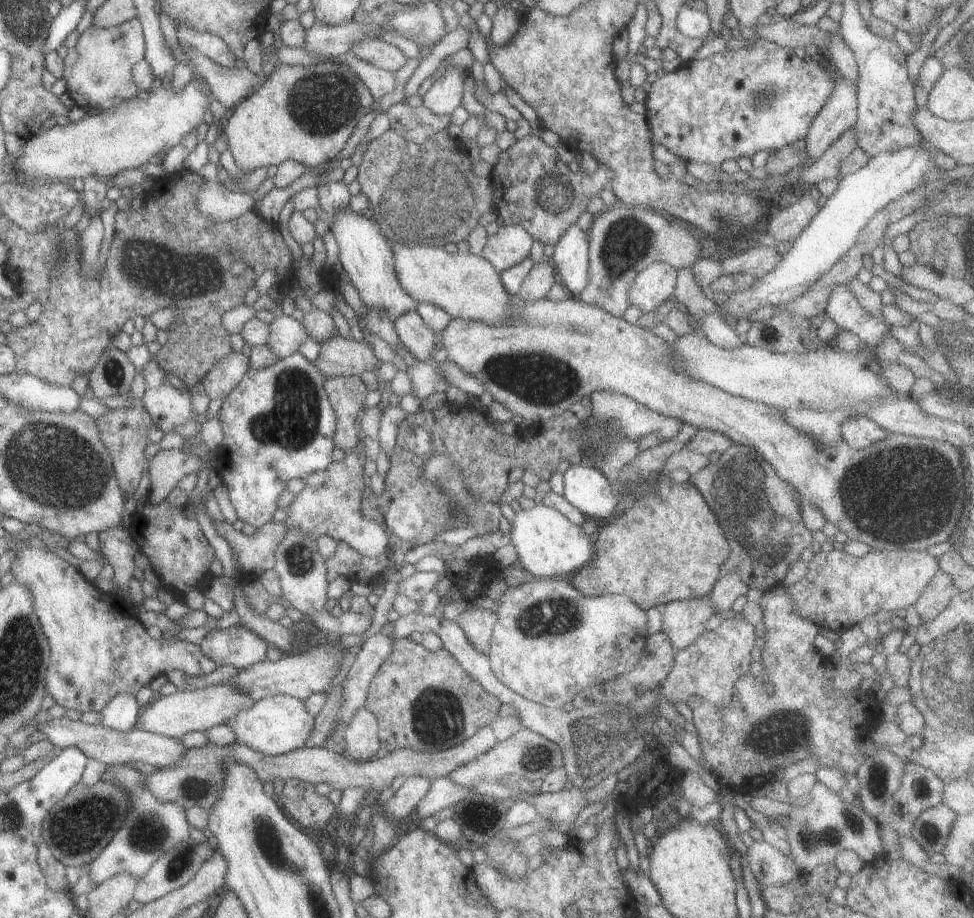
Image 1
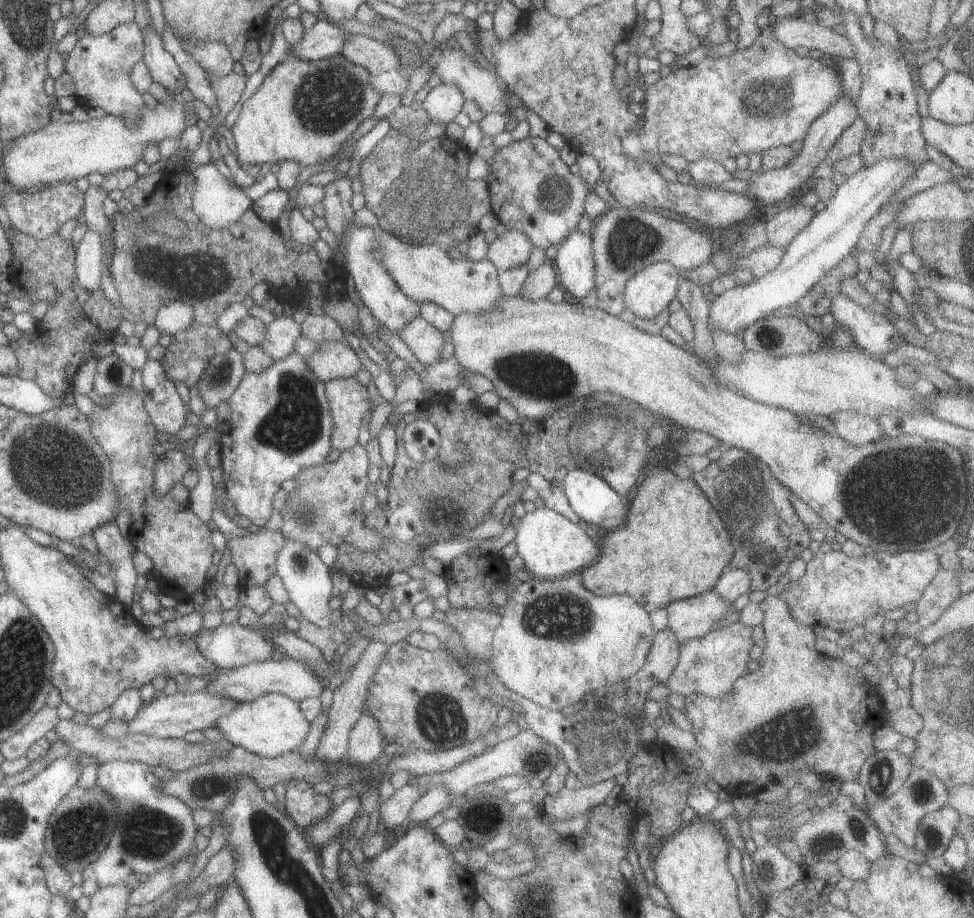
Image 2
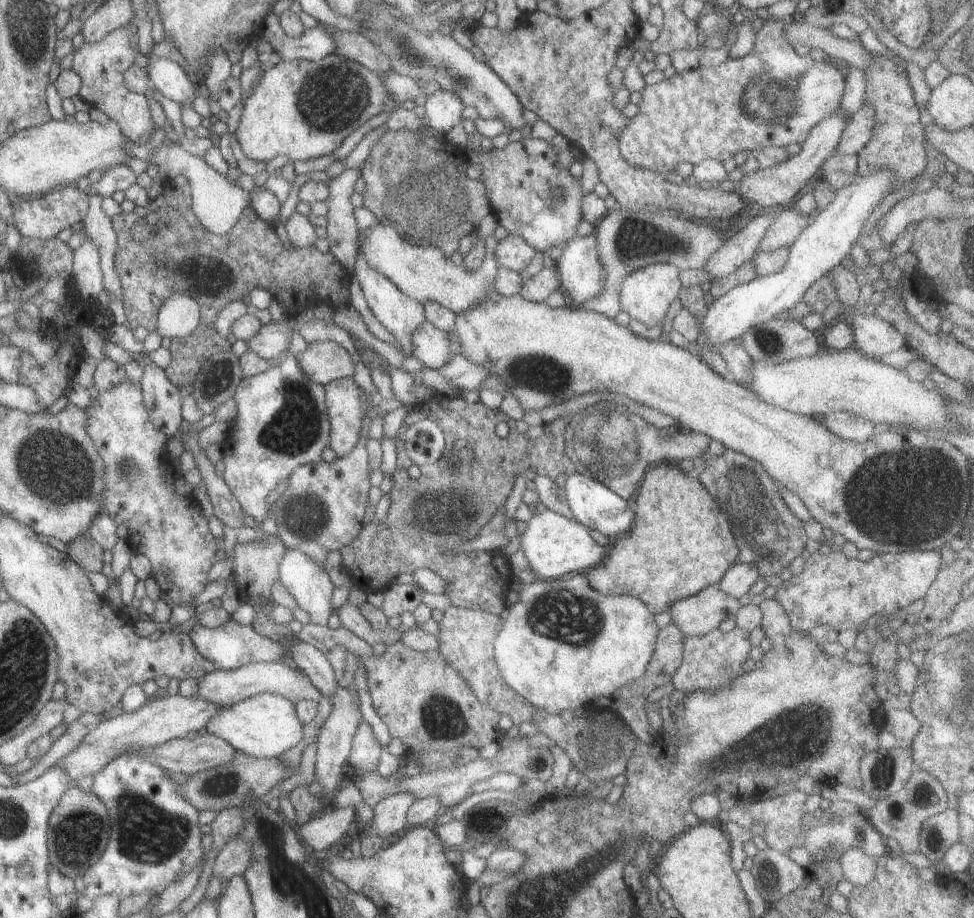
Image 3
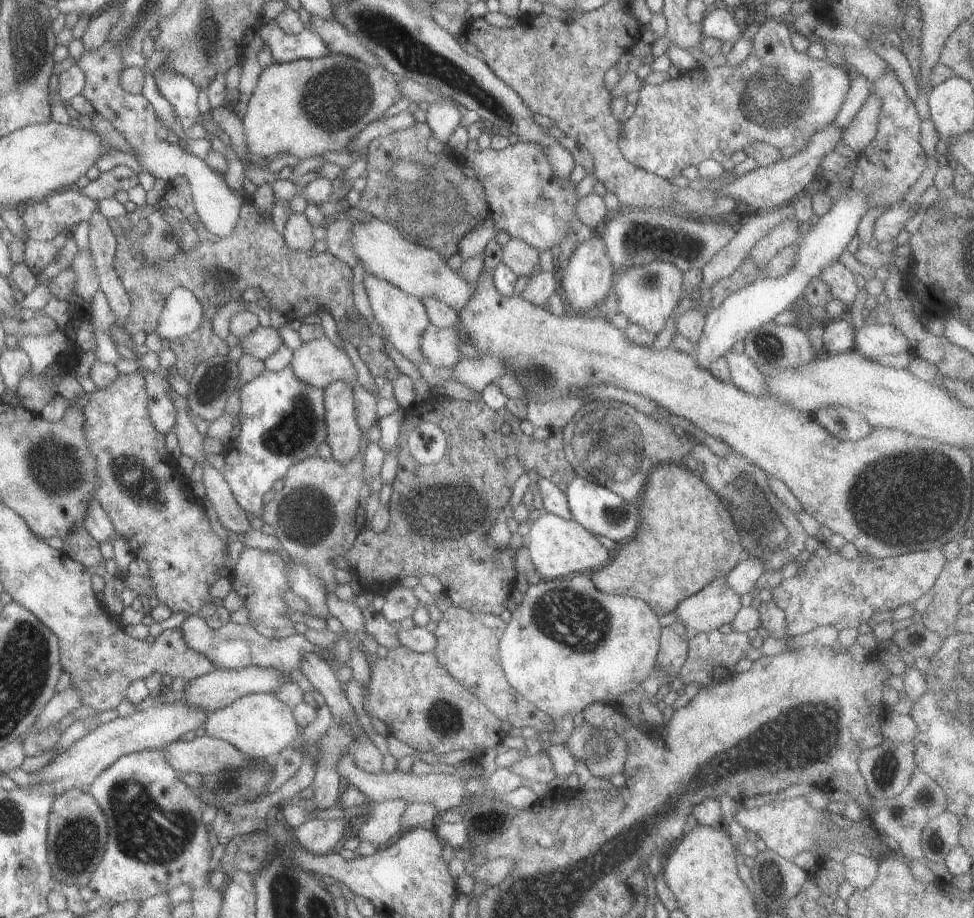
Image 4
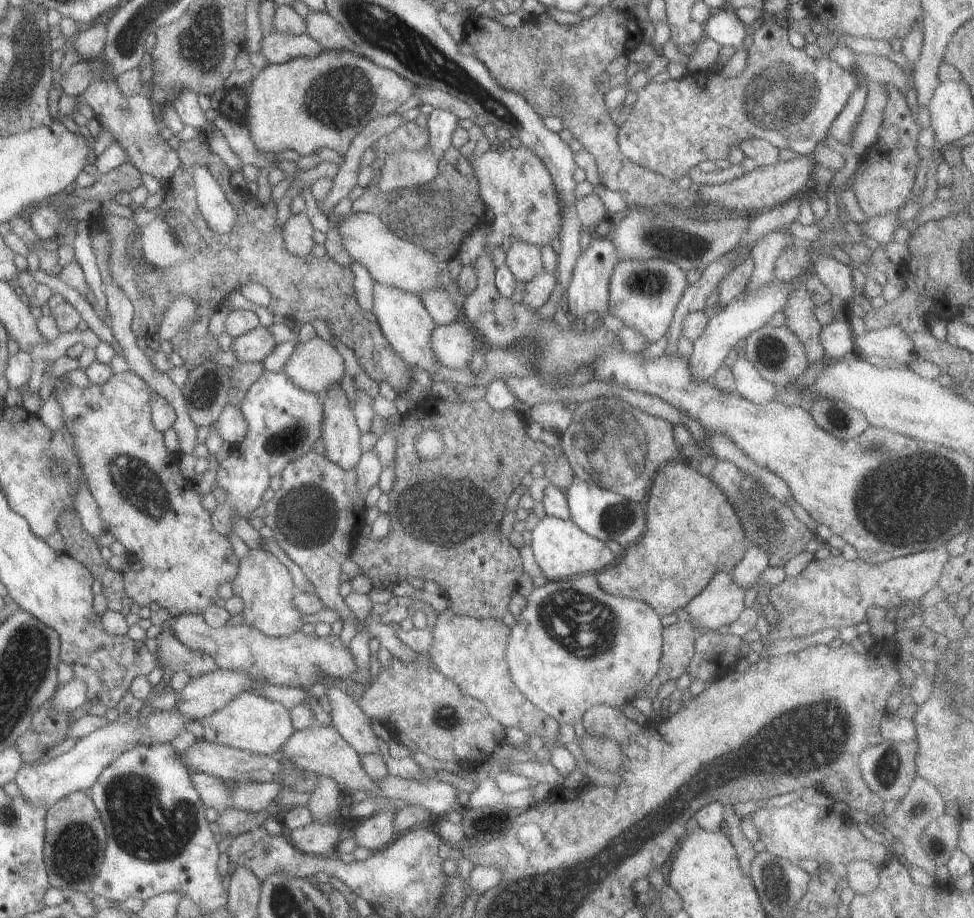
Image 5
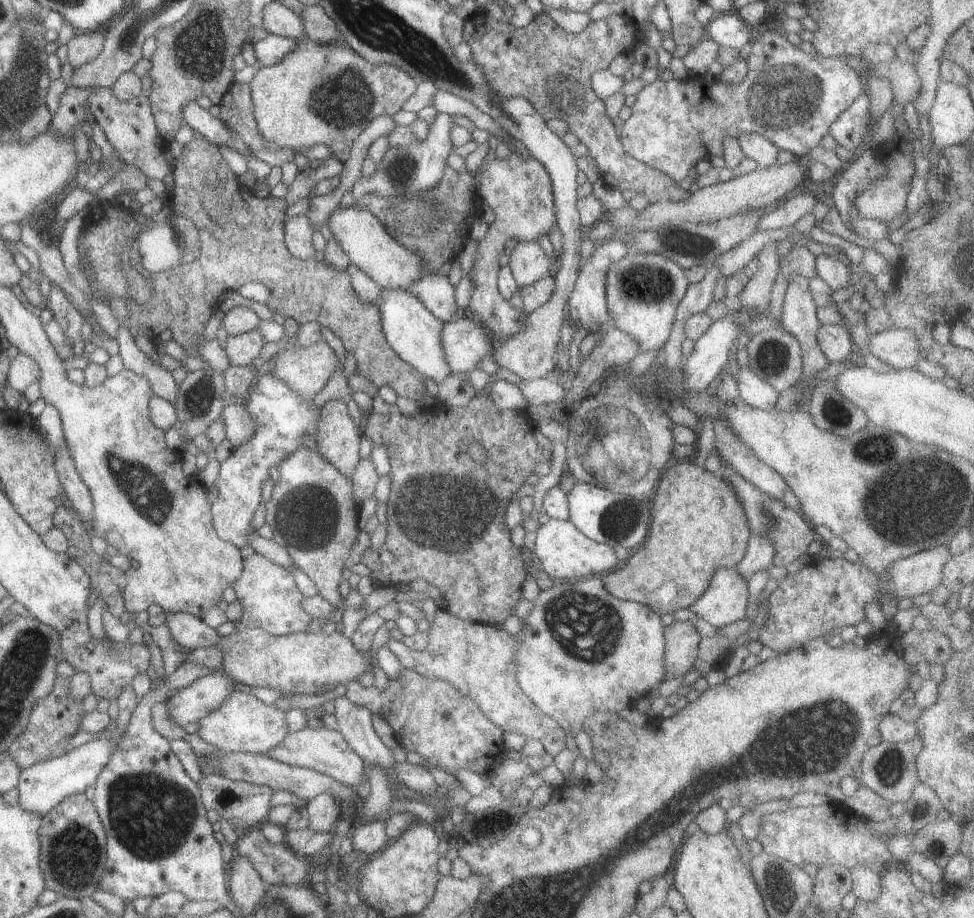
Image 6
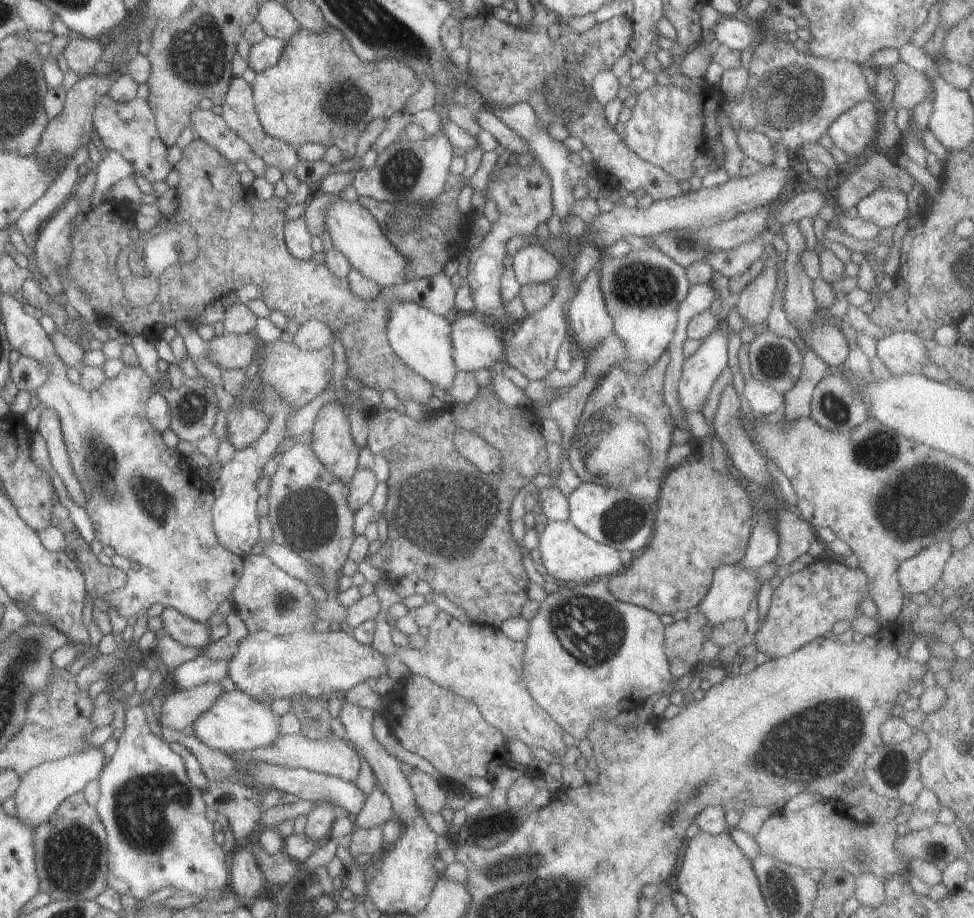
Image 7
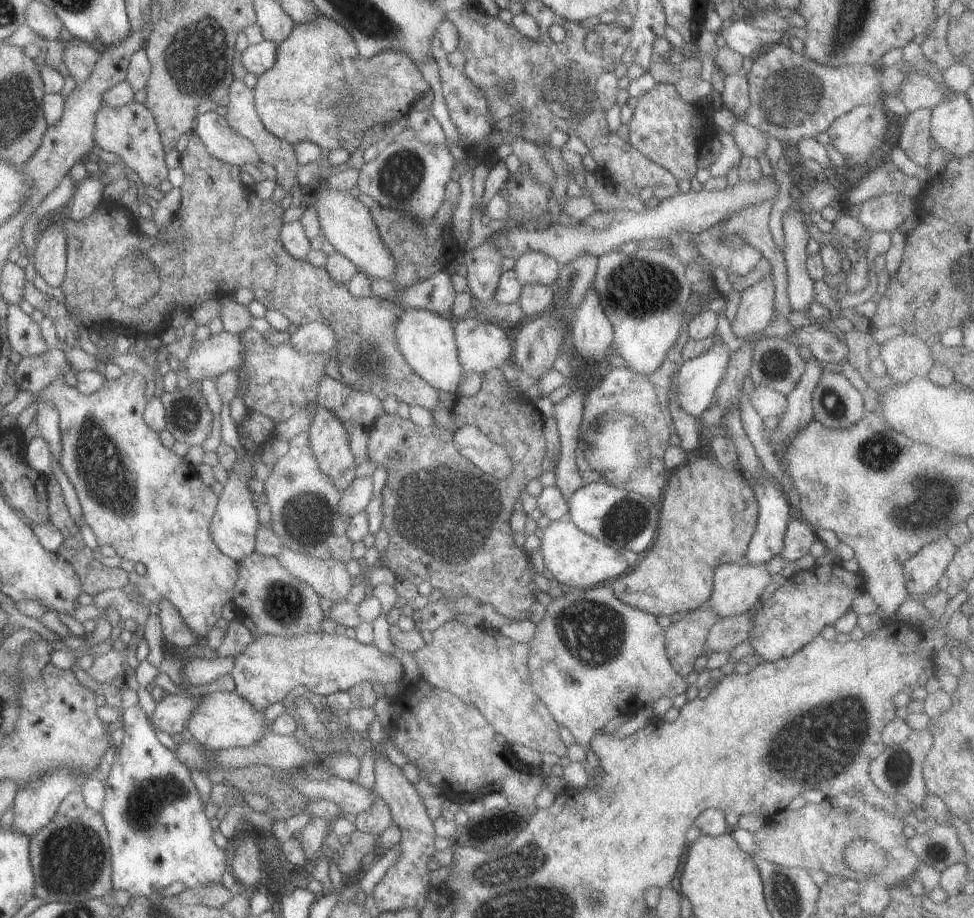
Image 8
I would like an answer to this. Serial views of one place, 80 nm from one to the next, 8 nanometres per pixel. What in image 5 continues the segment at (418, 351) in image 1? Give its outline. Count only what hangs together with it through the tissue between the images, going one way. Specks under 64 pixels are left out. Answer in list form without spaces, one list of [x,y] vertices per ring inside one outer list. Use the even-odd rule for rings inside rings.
[[[458,319],[446,325],[435,325],[435,328],[431,331],[429,346],[440,366],[461,370],[468,366],[473,352],[479,350],[481,344],[476,332],[465,322]]]

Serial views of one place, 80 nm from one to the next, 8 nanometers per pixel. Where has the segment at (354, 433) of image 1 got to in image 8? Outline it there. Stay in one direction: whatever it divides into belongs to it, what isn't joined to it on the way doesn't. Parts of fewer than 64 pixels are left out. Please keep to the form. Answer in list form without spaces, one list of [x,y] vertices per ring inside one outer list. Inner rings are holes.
[[[315,408],[306,430],[309,448],[317,468],[331,484],[342,491],[355,478],[353,456],[349,451],[348,431],[326,408]]]

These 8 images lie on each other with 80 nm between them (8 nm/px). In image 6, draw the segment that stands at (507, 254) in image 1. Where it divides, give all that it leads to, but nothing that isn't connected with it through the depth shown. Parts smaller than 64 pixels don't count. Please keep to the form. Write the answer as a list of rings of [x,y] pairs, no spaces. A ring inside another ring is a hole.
[[[518,240],[509,254],[508,265],[519,287],[549,277],[550,260],[537,242]]]

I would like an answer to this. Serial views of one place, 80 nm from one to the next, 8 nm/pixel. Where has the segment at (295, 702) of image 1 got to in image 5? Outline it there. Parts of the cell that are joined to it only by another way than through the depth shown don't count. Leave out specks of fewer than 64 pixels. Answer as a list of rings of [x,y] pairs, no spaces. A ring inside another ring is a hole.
[[[243,691],[235,695],[219,710],[204,716],[200,720],[201,739],[210,743],[219,743],[226,747],[252,752],[258,755],[275,756],[276,750],[291,736],[288,708],[278,702]]]

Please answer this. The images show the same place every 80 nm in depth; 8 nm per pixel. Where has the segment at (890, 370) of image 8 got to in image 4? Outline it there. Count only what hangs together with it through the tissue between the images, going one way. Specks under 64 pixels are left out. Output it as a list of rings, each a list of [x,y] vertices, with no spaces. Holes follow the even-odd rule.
[[[867,322],[854,331],[853,349],[870,361],[883,355],[909,354],[911,350],[905,335],[894,326]]]

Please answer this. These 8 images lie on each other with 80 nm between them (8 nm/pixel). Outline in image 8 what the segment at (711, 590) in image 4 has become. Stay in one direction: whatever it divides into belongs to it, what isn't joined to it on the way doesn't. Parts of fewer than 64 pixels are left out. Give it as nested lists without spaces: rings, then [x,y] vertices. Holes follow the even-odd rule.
[[[737,561],[720,564],[712,574],[712,591],[703,605],[710,608],[717,618],[752,612],[759,603],[759,595],[770,582],[770,574],[764,563]]]

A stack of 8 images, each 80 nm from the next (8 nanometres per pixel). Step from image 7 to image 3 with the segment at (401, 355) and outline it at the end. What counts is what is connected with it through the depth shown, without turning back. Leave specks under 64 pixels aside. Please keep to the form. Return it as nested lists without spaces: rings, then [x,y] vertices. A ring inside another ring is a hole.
[[[358,245],[356,250],[356,259],[354,265],[352,266],[352,276],[357,279],[357,282],[360,286],[360,291],[363,293],[367,306],[373,313],[375,320],[377,320],[377,322],[379,322],[379,324],[383,326],[383,328],[385,328],[385,330],[387,330],[387,332],[389,332],[393,338],[395,338],[395,342],[398,344],[398,350],[401,352],[401,354],[404,357],[409,357],[412,349],[410,334],[415,330],[415,328],[417,328],[417,326],[425,321],[422,303],[418,303],[416,300],[406,297],[387,277],[384,277],[376,270],[368,267],[365,259],[363,258],[363,255],[358,250]]]

